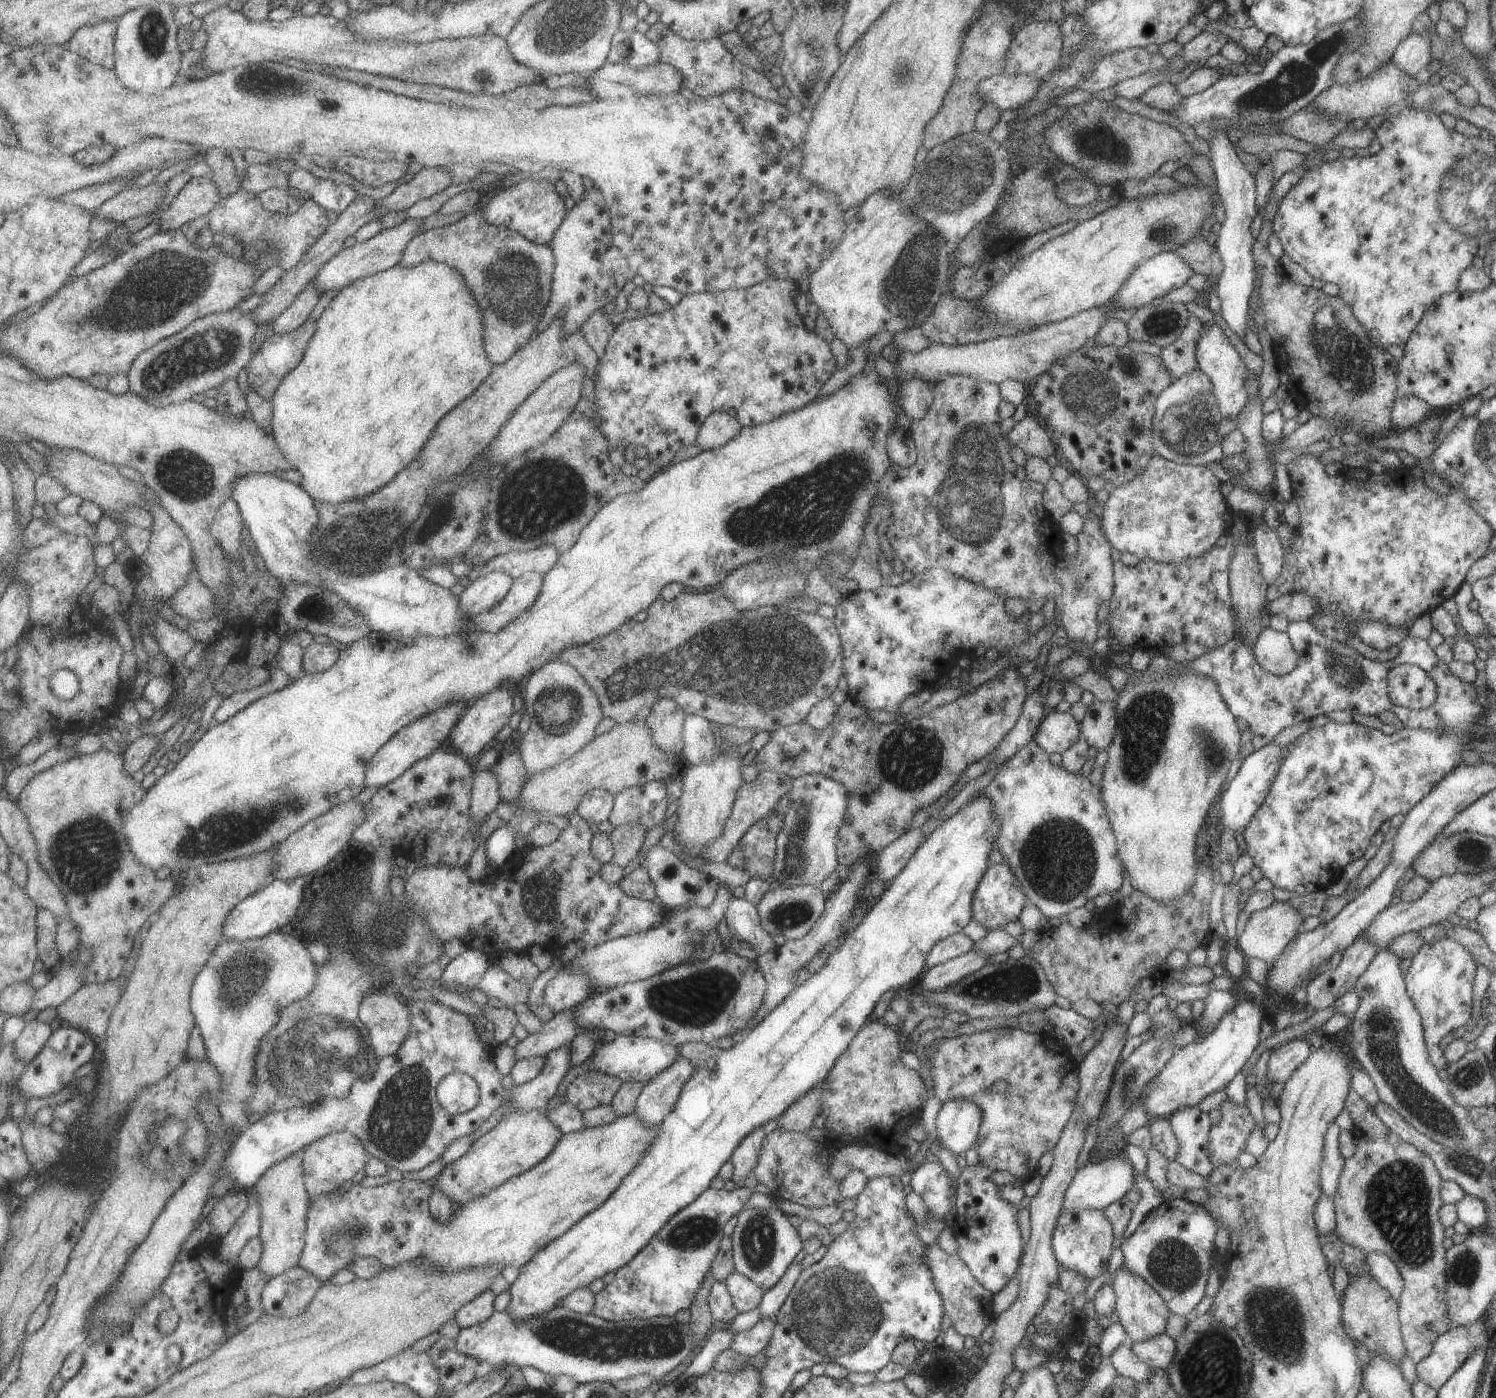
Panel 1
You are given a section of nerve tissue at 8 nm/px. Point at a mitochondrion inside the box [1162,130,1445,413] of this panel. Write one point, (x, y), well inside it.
(1343, 354)

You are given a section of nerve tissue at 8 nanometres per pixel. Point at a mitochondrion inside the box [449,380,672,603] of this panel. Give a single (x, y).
(542, 496)

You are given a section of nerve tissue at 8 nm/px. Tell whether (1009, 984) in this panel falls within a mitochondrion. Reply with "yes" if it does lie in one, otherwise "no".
yes

